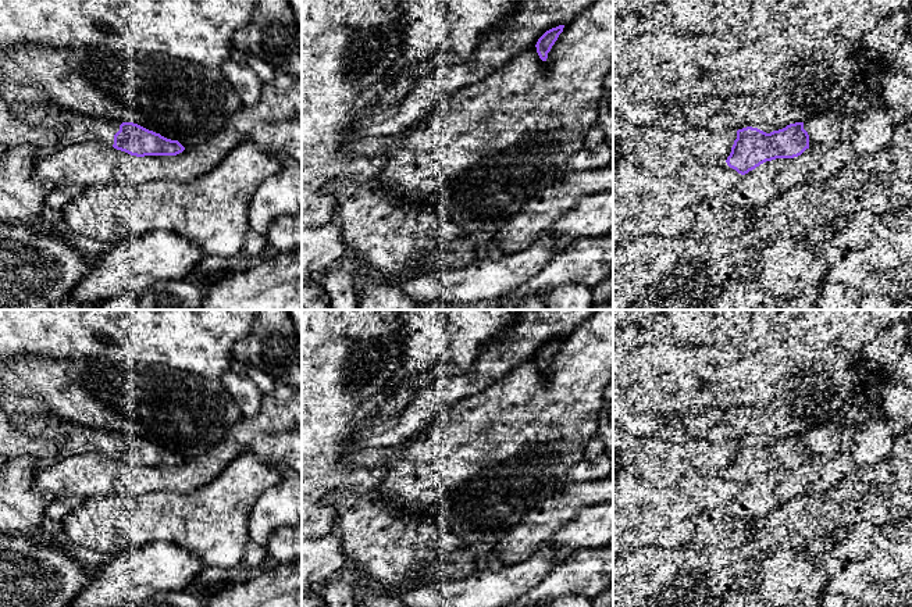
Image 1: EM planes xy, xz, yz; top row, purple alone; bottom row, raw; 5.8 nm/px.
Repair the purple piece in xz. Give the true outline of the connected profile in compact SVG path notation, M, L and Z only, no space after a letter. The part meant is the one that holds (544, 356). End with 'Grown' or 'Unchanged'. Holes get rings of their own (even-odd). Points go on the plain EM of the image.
M559 336L546 342L537 353L537 364L542 372L546 372L548 364L557 351L559 346L563 343L564 336Z. Unchanged

